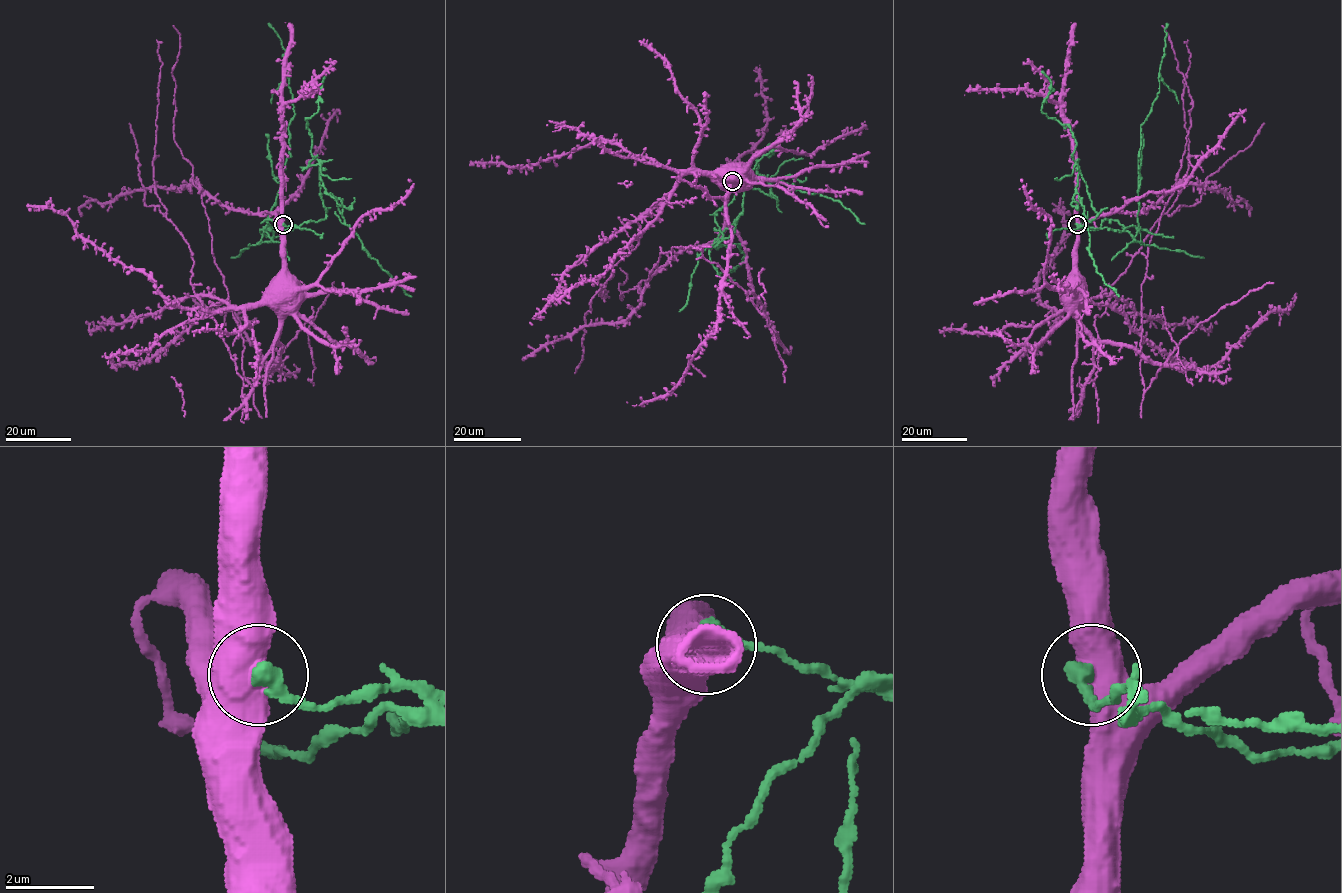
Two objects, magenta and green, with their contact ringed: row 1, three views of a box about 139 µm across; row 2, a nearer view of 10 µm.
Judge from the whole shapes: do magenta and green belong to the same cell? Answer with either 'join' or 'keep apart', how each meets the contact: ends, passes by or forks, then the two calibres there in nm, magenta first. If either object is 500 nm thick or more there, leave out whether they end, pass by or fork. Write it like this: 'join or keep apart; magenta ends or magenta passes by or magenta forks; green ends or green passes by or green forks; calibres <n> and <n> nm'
keep apart; calibres 800 and 420 nm

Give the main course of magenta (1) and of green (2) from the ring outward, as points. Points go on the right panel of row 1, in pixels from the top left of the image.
1: (1077, 224), (1075, 293)
2: (1077, 224), (1099, 229), (1102, 221), (1116, 220), (1133, 238), (1138, 230), (1140, 125), (1159, 91), (1167, 23)

